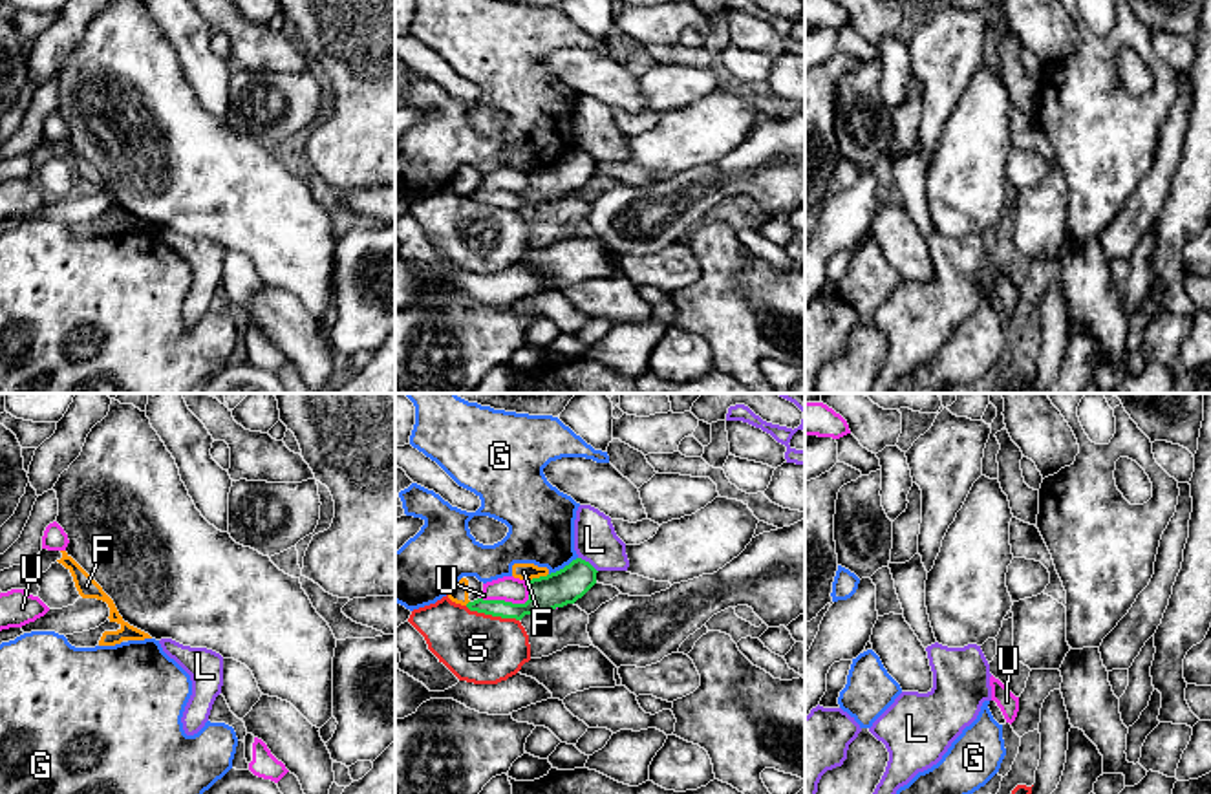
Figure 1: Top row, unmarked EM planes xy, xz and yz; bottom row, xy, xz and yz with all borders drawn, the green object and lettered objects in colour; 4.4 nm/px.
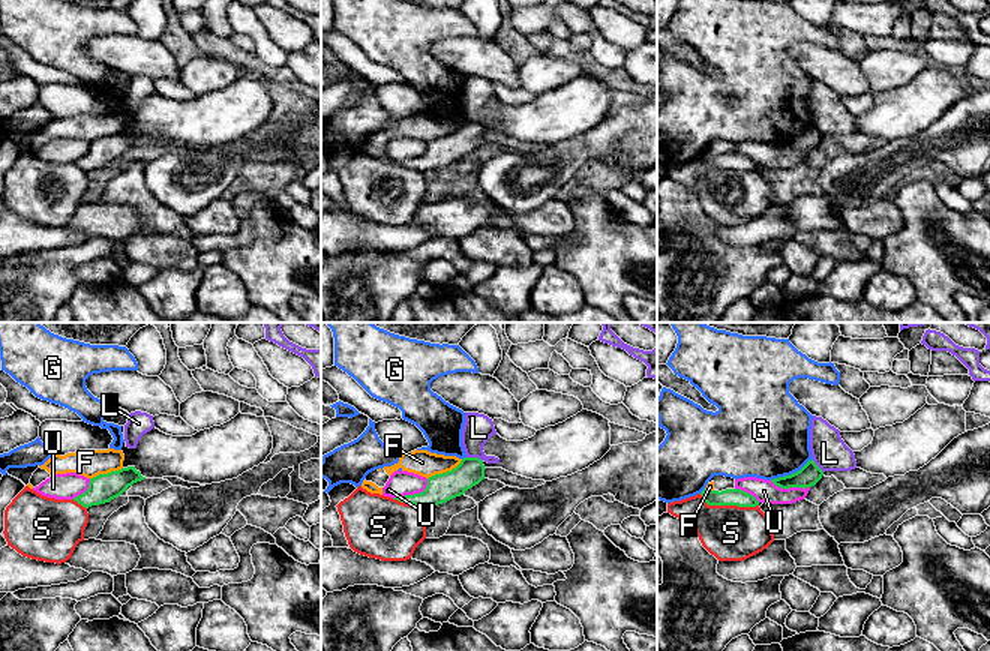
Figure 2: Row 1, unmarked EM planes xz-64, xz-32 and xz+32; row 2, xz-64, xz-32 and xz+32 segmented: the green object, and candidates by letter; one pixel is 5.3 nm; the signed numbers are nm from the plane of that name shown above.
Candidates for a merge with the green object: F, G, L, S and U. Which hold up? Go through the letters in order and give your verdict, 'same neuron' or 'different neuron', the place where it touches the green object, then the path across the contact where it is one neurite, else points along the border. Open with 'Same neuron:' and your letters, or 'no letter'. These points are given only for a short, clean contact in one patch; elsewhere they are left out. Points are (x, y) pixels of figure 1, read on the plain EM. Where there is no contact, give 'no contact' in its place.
Same neuron: no letter
F: different neuron; meets green in xz at (536, 169)
G: different neuron; meets green in xz at (564, 158)
L: different neuron; meets green in xz at (588, 152); border along xz (578, 147), (597, 161)
S: different neuron; meets green in xz at (492, 205)
U: different neuron; meets green in xz at (509, 193)

